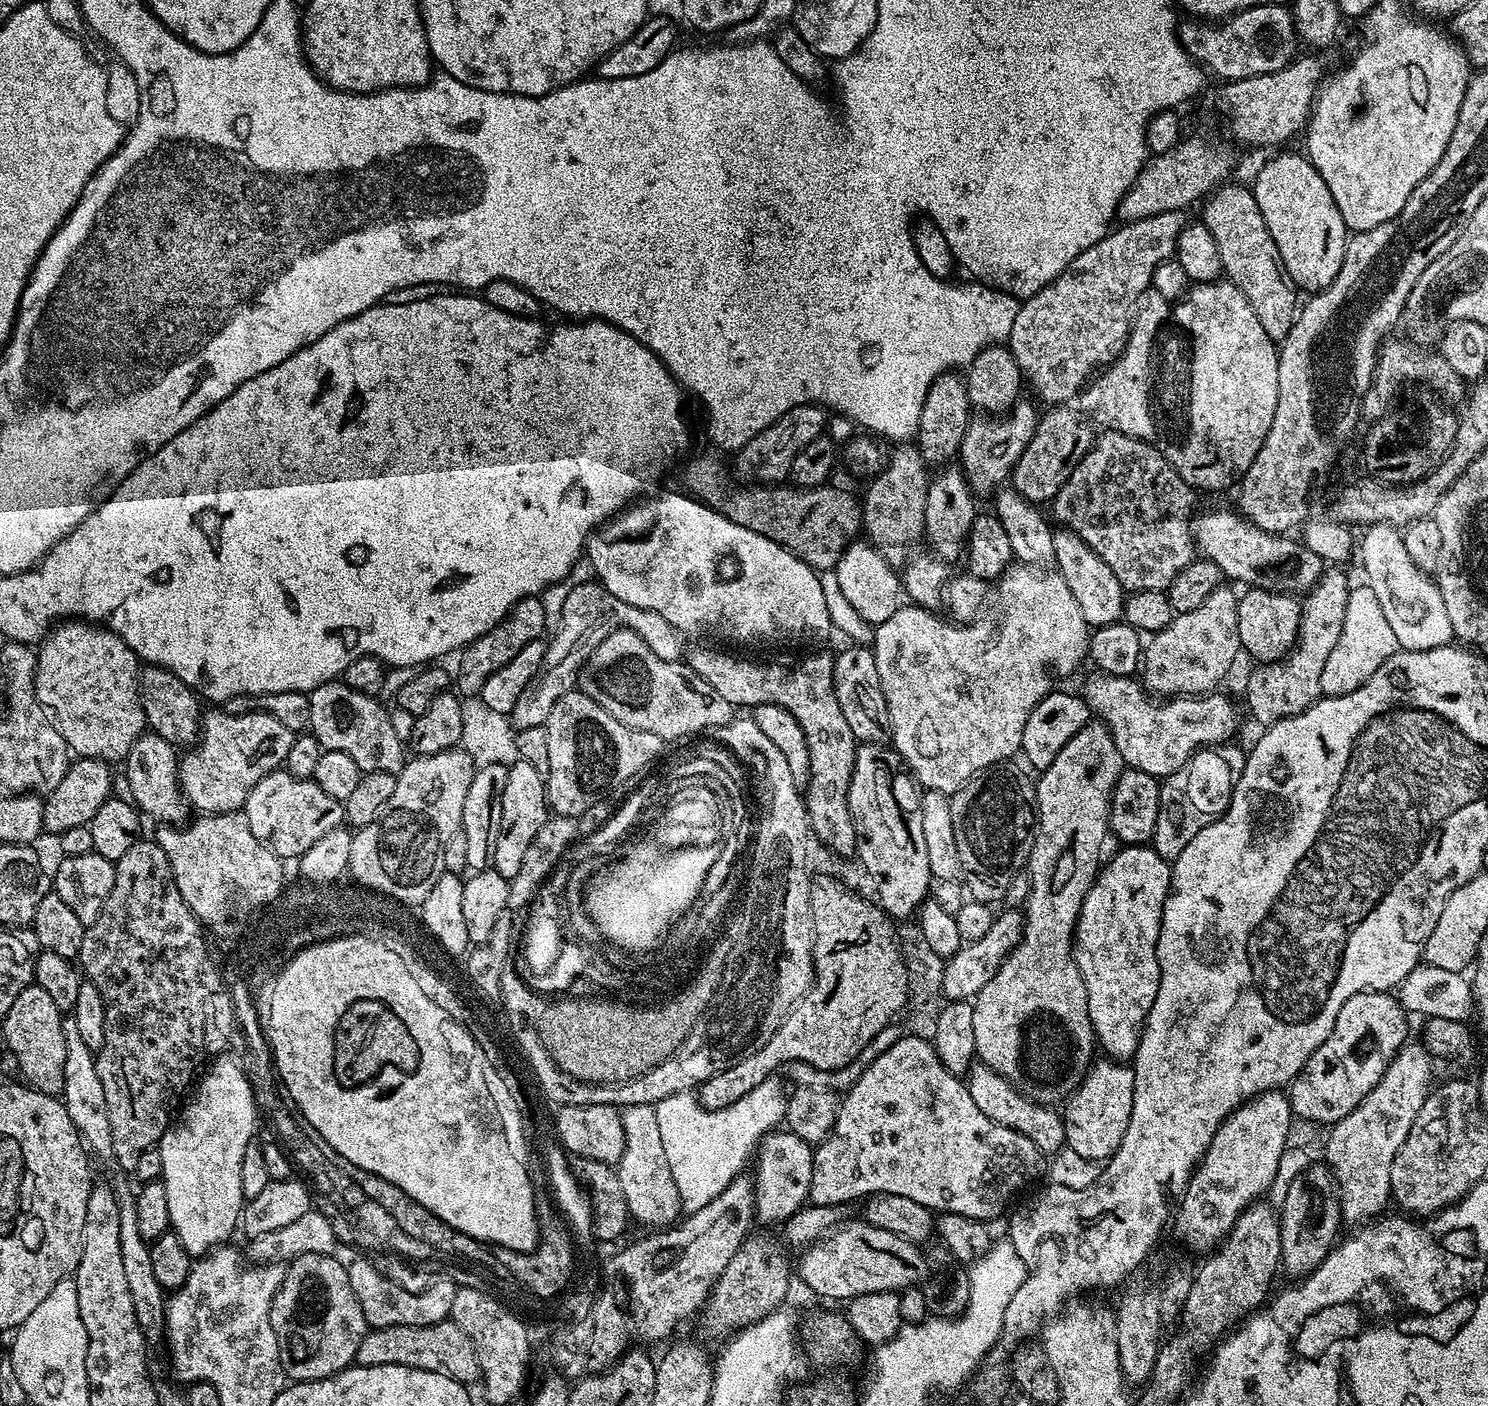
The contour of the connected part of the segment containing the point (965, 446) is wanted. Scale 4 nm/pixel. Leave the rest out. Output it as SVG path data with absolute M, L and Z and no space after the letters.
M1017 402L1010 411L995 418L969 419L968 429L962 438L958 464L977 497L991 497L1003 485L1000 483L1003 480L1005 483L1011 477L1012 467L1018 462L1018 458L1022 458L1022 450L1026 450L1038 419L1038 411L1036 412L1035 408L1037 405L1024 403Z

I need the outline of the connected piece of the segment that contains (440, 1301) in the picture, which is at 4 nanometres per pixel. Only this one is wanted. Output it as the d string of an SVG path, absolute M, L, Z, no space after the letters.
M368 1260L349 1263L347 1270L350 1287L358 1298L358 1306L362 1306L362 1314L369 1329L386 1326L430 1326L451 1317L457 1281L440 1280L437 1284L430 1285L425 1292L411 1292L410 1289L403 1288L398 1281L383 1276Z

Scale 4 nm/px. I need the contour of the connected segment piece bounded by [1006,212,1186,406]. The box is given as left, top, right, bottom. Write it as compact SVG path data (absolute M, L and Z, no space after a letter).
M1167 212L1121 223L1120 229L1117 227L1109 231L1098 243L1090 246L1090 250L1082 250L1082 254L1078 254L1078 258L1066 266L1064 273L1055 282L1021 303L1006 347L1014 354L1027 387L1029 384L1036 391L1037 401L1045 400L1048 406L1064 406L1075 401L1093 373L1124 351L1124 341L1128 339L1134 309L1144 293L1149 291L1154 270L1162 261L1175 257L1178 234L1182 234L1185 223L1184 212Z

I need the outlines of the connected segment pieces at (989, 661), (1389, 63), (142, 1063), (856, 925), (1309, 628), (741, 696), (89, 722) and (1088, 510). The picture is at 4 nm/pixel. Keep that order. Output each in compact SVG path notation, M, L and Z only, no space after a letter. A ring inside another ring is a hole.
M1027 566L1009 568L991 593L992 605L989 603L982 618L973 621L972 624L949 622L947 619L944 619L945 621L939 620L936 614L926 608L900 606L894 614L891 614L890 618L875 625L875 636L870 648L876 656L878 682L881 683L886 710L889 712L890 744L921 789L945 794L957 792L973 776L987 773L997 766L1003 765L1000 764L1003 760L1010 759L1014 754L1017 755L1020 752L1022 730L1026 730L1026 718L1030 718L1034 706L1038 706L1042 697L1048 695L1059 685L1056 684L1059 680L1066 679L1080 663L1085 663L1088 654L1090 626L1082 618L1082 610L1078 610L1078 602L1074 602L1074 594L1070 594L1070 586L1066 586L1064 579L1059 574L1044 575L1048 574Z
M1375 4L1363 17L1362 23L1364 23L1364 36L1368 39L1368 44L1362 45L1357 50L1356 57L1333 80L1328 78L1323 81L1306 125L1307 159L1311 160L1318 170L1318 174L1322 174L1322 182L1326 182L1326 186L1338 206L1338 214L1342 214L1342 222L1352 234L1374 230L1374 226L1382 226L1382 222L1397 216L1402 210L1402 206L1406 206L1413 190L1426 179L1430 170L1434 170L1434 166L1438 166L1438 162L1450 142L1450 134L1454 134L1454 126L1458 122L1458 110L1462 106L1462 98L1466 94L1470 79L1467 51L1447 31L1444 33L1440 28L1431 28L1428 25L1431 23L1421 22L1408 8L1396 12L1396 4Z
M152 838L137 840L134 846L130 846L130 850L126 850L126 854L122 854L120 860L115 861L114 890L110 890L110 898L106 898L95 922L85 927L82 950L78 957L79 967L86 973L87 979L98 986L104 1003L106 1042L102 1050L95 1053L96 1069L98 1078L102 1078L102 1090L106 1093L106 1106L110 1114L110 1156L126 1170L134 1169L143 1153L159 1145L173 1119L172 1107L183 1094L184 1087L193 1083L197 1075L196 1067L207 1056L215 1057L223 1053L227 1049L224 1047L232 1036L232 1030L234 1032L229 985L220 977L217 961L209 963L205 959L205 949L197 935L196 925L189 919L184 904L180 903L176 889L169 880L167 861L162 846L158 846ZM160 948L162 952L182 950L182 954L194 956L200 978L178 978L174 984L164 984L164 980L156 978L148 980L150 956L156 958Z
M820 876L817 880L815 877L811 881L812 962L816 966L812 988L800 999L792 1013L782 1022L782 1026L774 1030L770 1042L766 1042L762 1050L754 1050L750 1058L742 1058L742 1062L730 1066L730 1070L722 1070L722 1074L714 1074L714 1078L706 1078L700 1083L698 1099L703 1108L708 1108L711 1112L722 1110L738 1102L738 1098L746 1098L746 1094L750 1094L754 1086L760 1086L766 1077L779 1073L782 1063L804 1062L818 1071L836 1071L852 1062L880 1030L897 1019L896 1011L909 1003L907 968L904 965L901 942L888 913L879 903L869 900L863 900L858 893L851 892L846 885L839 884L828 876Z
M1340 570L1325 571L1319 582L1303 597L1300 629L1292 651L1280 660L1271 660L1269 664L1257 663L1256 669L1249 674L1248 708L1253 718L1264 724L1260 726L1271 726L1279 720L1302 714L1321 699L1322 666L1326 666L1326 658L1338 642L1338 634L1342 632L1349 591L1350 583Z
M696 648L686 656L686 663L733 706L773 704L794 714L798 726L802 726L802 734L806 734L806 746L810 750L803 798L808 808L811 835L815 839L817 836L830 851L851 857L856 851L856 831L848 809L848 787L852 781L858 743L850 732L849 723L835 696L833 657L820 652L817 656L806 657L793 668L787 668L784 664L755 664L752 660L735 660L712 648Z
M75 618L60 622L49 631L36 652L34 690L36 700L51 716L62 738L77 757L90 760L123 761L134 742L146 731L142 702L138 698L136 673L138 657L118 634L108 628Z
M1101 431L1095 437L1092 449L1085 454L1082 462L1078 462L1074 474L1070 474L1070 478L1066 478L1062 490L1058 490L1056 499L1050 504L1054 520L1054 515L1056 515L1055 523L1063 526L1067 531L1073 532L1090 550L1094 550L1094 554L1098 554L1098 558L1102 558L1106 562L1106 566L1110 566L1110 570L1114 570L1114 578L1118 578L1118 582L1129 593L1142 590L1165 591L1174 582L1174 578L1178 578L1178 574L1182 574L1182 570L1186 570L1186 566L1190 566L1198 556L1198 549L1194 543L1194 511L1192 512L1192 507L1196 504L1197 493L1182 479L1176 467L1168 460L1167 455L1163 451L1159 452L1154 445L1155 443L1136 440L1133 436L1127 436L1121 432Z

